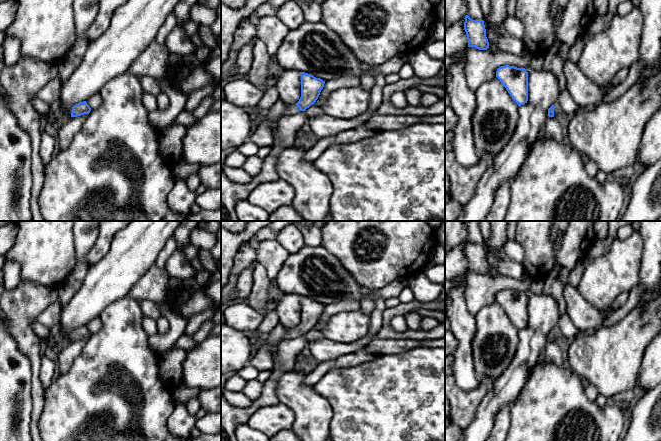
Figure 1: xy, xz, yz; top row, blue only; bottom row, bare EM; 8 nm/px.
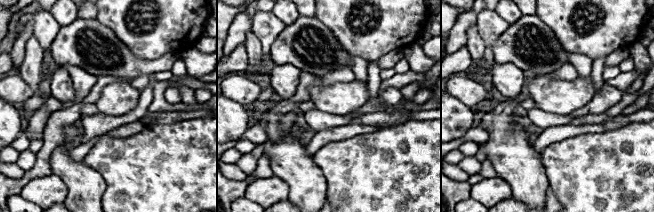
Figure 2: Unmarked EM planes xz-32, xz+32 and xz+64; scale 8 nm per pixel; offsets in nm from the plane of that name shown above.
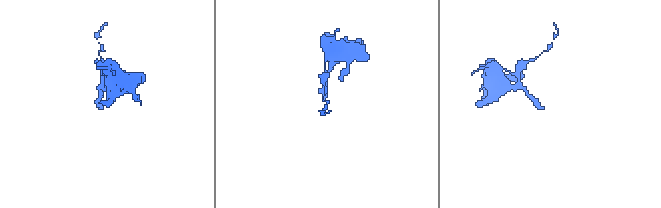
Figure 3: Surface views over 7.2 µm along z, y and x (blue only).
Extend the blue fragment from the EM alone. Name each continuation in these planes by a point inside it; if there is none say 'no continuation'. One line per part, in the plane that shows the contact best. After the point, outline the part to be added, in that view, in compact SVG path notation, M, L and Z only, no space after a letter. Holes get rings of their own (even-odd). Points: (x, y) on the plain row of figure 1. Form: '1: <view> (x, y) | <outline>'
1: yz (557, 334) | M556 326L554 328L554 341L559 339L562 336L562 333L560 332L559 328Z

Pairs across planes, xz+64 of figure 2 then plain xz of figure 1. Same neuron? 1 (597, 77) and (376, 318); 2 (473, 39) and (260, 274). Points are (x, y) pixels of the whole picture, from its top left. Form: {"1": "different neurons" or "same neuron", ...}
{"1": "same neuron", "2": "same neuron"}

